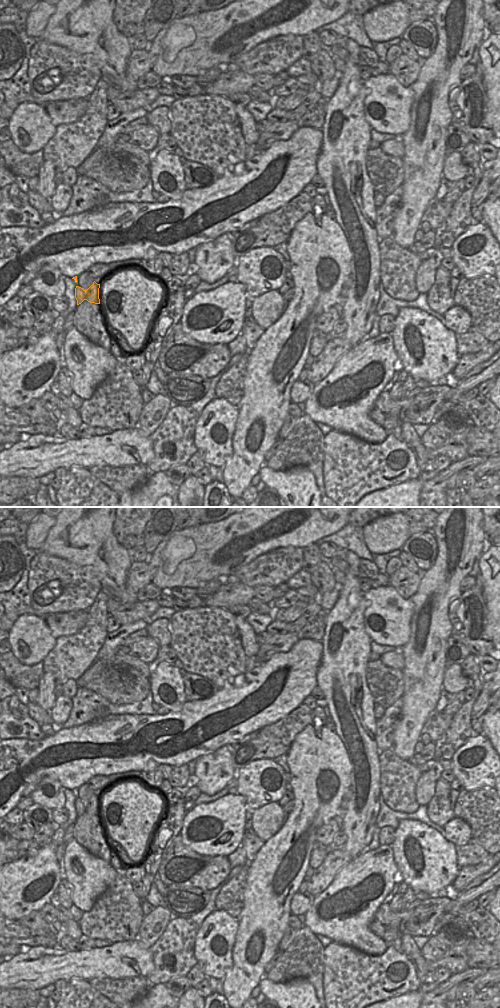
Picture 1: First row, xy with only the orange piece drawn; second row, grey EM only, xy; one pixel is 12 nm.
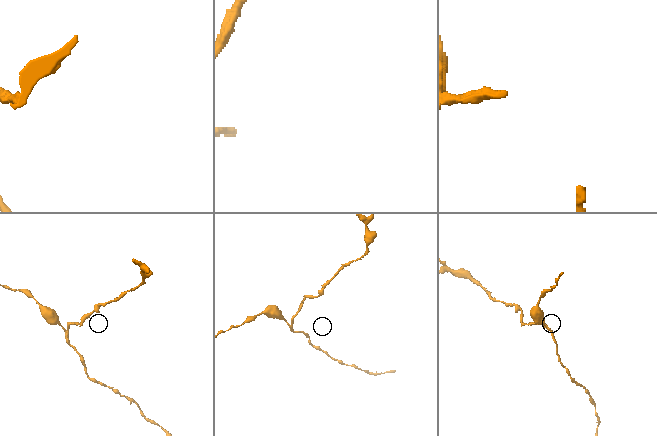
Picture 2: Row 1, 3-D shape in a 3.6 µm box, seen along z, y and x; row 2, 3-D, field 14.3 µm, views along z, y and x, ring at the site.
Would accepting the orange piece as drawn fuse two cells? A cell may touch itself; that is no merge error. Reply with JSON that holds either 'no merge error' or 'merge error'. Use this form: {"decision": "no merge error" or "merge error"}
{"decision": "merge error"}

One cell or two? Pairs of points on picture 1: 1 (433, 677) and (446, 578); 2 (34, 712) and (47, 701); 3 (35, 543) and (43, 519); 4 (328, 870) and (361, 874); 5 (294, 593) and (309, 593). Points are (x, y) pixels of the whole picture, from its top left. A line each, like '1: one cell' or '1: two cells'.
1: one cell
2: two cells
3: one cell
4: two cells
5: one cell

